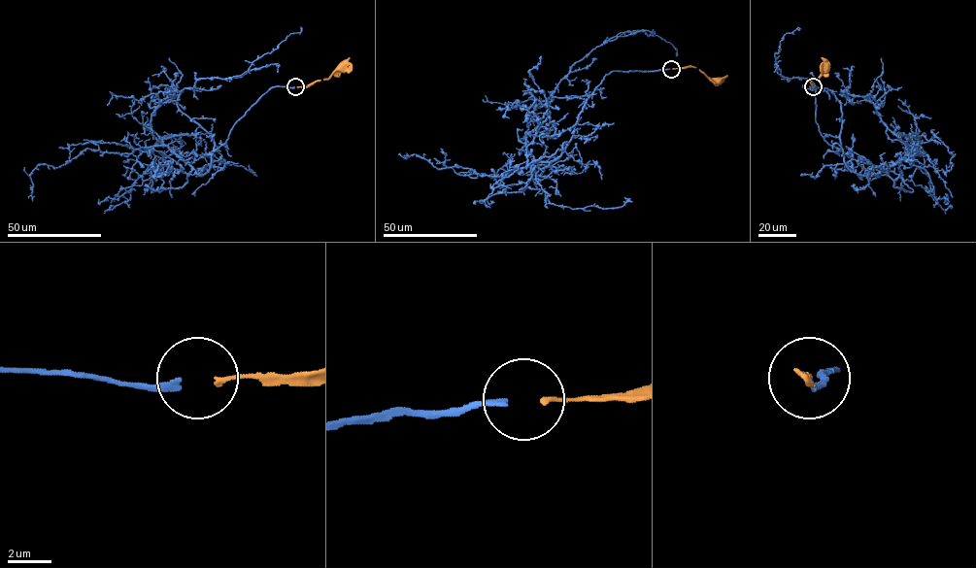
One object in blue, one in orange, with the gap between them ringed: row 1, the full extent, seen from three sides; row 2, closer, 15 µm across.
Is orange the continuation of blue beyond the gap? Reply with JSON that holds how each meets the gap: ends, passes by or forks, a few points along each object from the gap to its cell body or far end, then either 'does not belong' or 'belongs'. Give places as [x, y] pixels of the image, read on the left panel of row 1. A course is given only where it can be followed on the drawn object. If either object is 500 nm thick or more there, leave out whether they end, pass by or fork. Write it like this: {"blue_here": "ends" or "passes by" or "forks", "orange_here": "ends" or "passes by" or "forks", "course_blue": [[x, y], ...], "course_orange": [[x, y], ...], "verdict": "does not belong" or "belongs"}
{"blue_here": "ends", "orange_here": "ends", "course_blue": [[294, 86], [271, 87], [202, 176], [166, 146], [86, 149], [58, 167], [39, 164], [32, 201]], "course_orange": [[297, 86], [308, 86], [327, 79], [344, 68]], "verdict": "belongs"}

